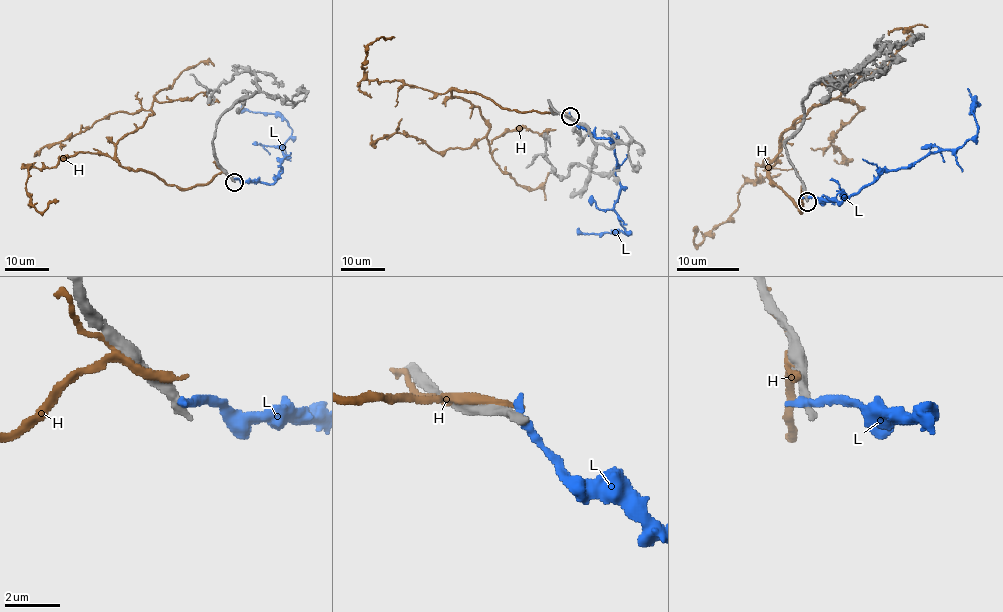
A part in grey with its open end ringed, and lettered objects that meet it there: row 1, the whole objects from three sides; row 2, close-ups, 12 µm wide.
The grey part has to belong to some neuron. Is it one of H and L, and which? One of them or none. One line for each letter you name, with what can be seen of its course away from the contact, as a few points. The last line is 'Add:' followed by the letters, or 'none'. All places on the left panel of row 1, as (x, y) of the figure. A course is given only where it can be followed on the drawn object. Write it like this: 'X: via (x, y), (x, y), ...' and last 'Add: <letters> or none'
Add: none

